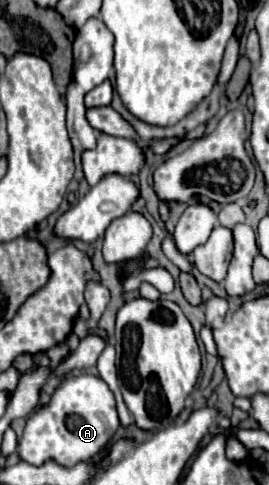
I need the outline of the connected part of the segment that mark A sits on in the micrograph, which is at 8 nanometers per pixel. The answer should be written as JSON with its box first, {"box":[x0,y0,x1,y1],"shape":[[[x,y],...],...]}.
{"box":[18,374,118,466],"shape":[[[88,374],[68,376],[56,388],[48,406],[28,416],[22,440],[18,442],[18,454],[35,466],[41,466],[46,460],[54,460],[60,466],[74,466],[98,456],[108,446],[118,424],[114,394],[102,378]]]}

